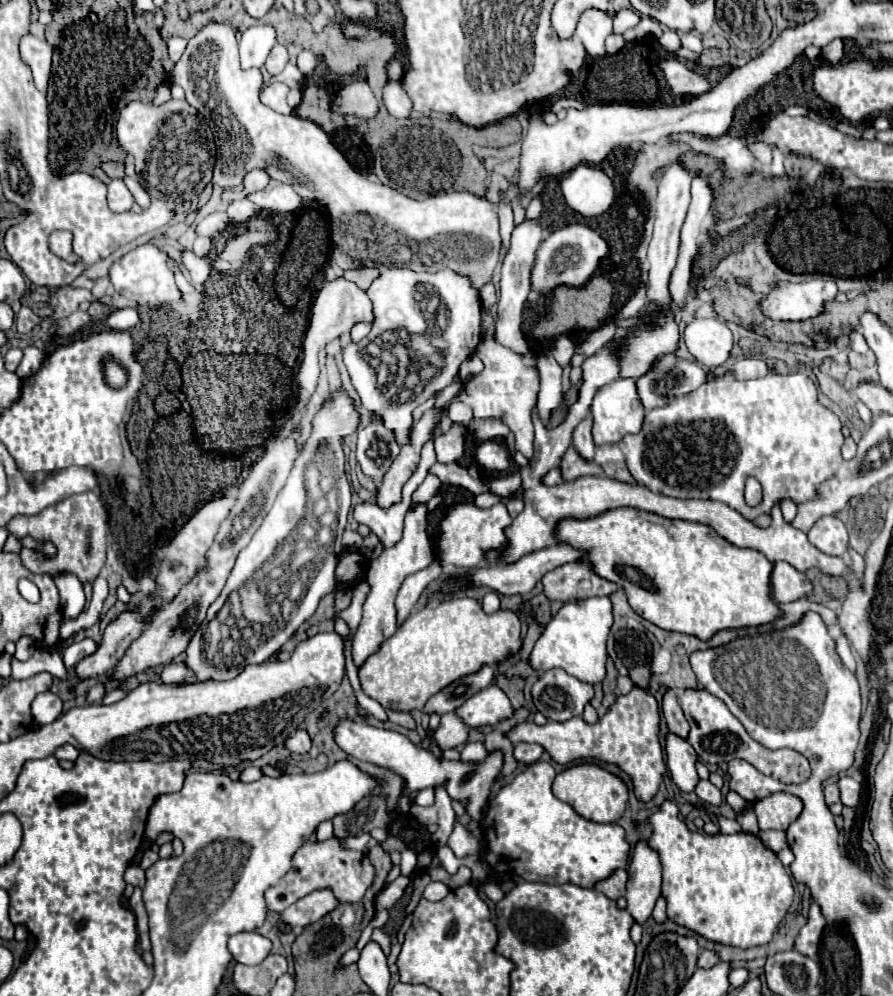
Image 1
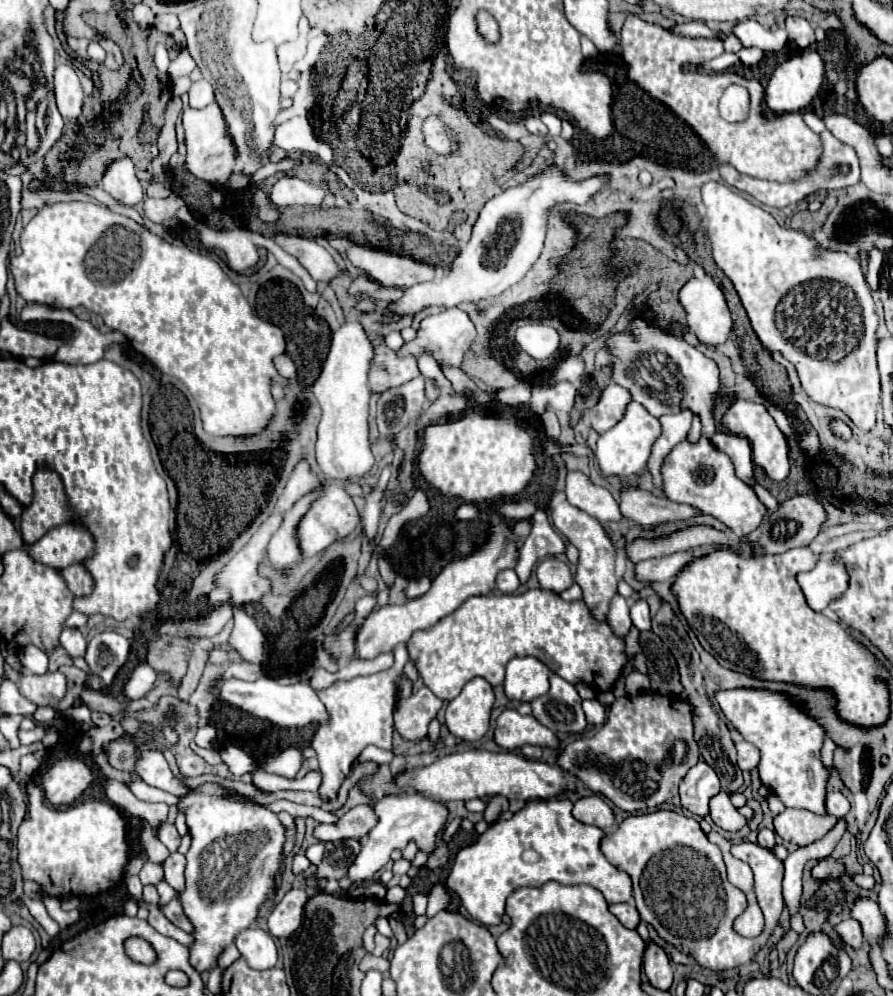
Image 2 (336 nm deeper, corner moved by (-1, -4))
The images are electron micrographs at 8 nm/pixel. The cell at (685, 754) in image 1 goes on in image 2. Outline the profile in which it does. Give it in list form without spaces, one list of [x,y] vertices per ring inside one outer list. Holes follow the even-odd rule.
[[[720,792],[710,800],[710,818],[726,832],[738,832],[746,826],[746,818],[732,806],[726,792]]]

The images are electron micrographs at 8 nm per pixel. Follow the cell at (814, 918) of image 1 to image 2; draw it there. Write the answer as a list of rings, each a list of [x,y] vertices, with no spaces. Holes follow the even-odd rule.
[[[848,918],[848,920],[840,922],[840,924],[836,924],[834,930],[836,930],[838,936],[842,938],[842,942],[848,944],[848,946],[852,946],[852,948],[860,948],[860,946],[864,944],[862,926],[860,926],[858,920],[854,920],[854,918]]]

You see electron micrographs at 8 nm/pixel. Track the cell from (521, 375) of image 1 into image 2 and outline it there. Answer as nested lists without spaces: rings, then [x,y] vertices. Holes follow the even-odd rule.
[[[554,494],[548,508],[552,512],[554,528],[562,536],[566,536],[568,542],[572,542],[580,552],[574,580],[584,592],[584,602],[592,608],[592,612],[598,620],[604,620],[606,614],[608,614],[610,598],[616,594],[616,584],[618,584],[616,572],[614,572],[614,568],[616,568],[616,550],[612,546],[612,540],[610,540],[610,536],[606,534],[604,526],[598,520],[594,520],[590,514],[570,506],[564,494]]]

